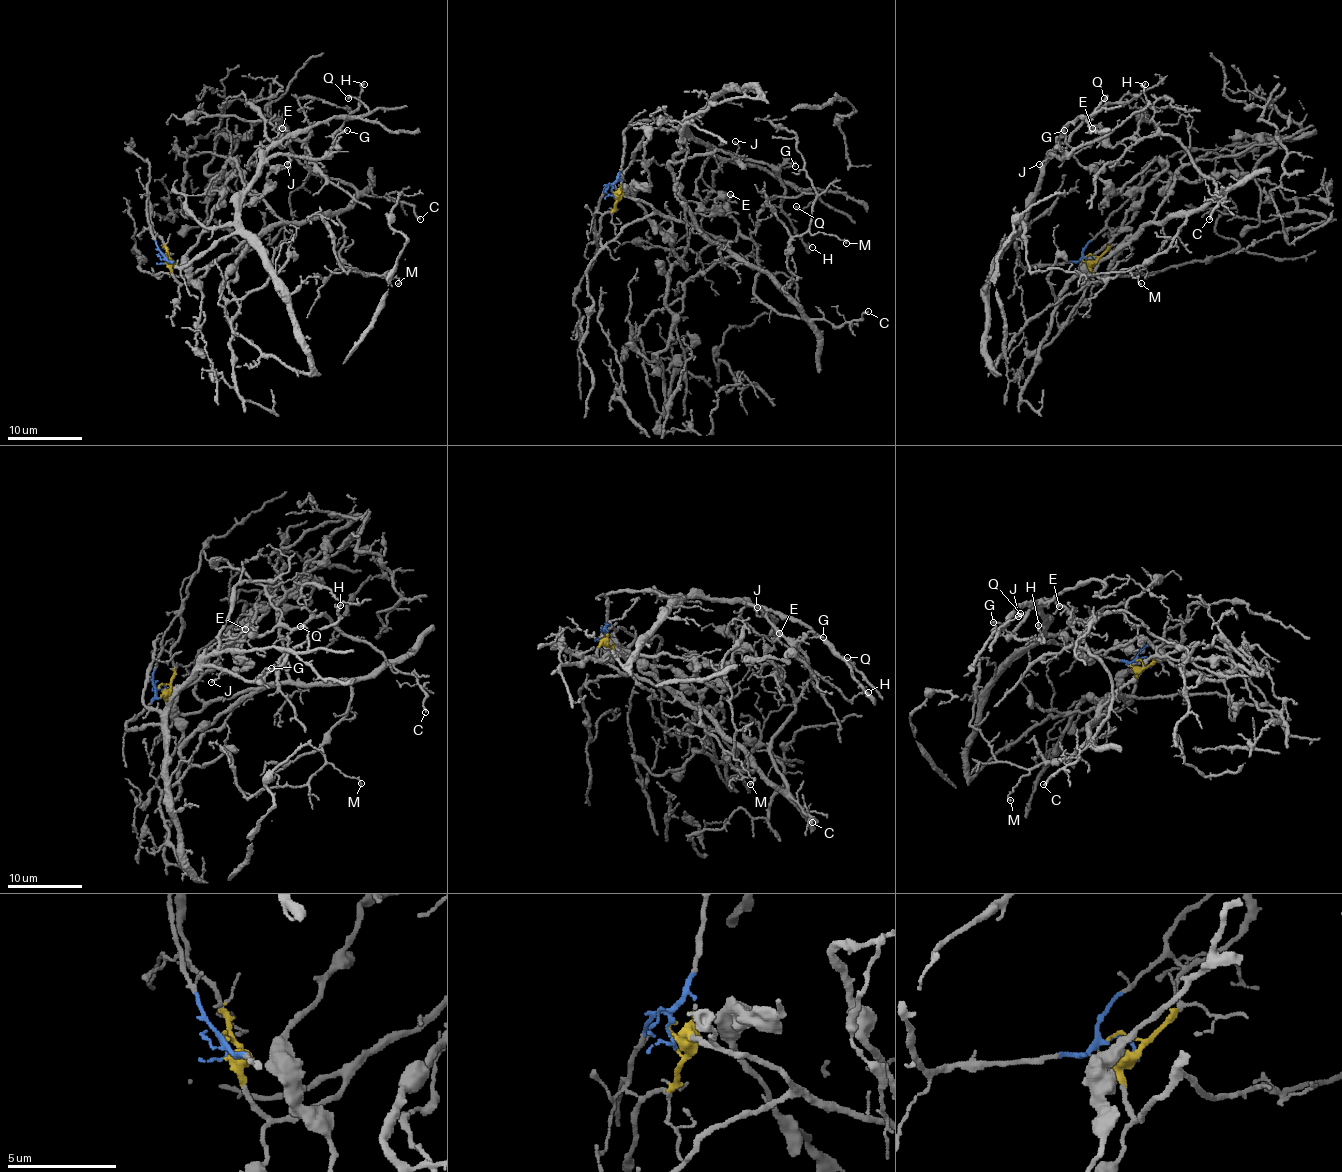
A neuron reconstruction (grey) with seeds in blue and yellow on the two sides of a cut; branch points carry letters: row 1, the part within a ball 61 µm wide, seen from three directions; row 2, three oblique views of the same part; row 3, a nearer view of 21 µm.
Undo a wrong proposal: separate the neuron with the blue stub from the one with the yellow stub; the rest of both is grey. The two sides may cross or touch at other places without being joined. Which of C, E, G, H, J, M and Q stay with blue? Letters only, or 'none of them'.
E, G, H, J, Q

